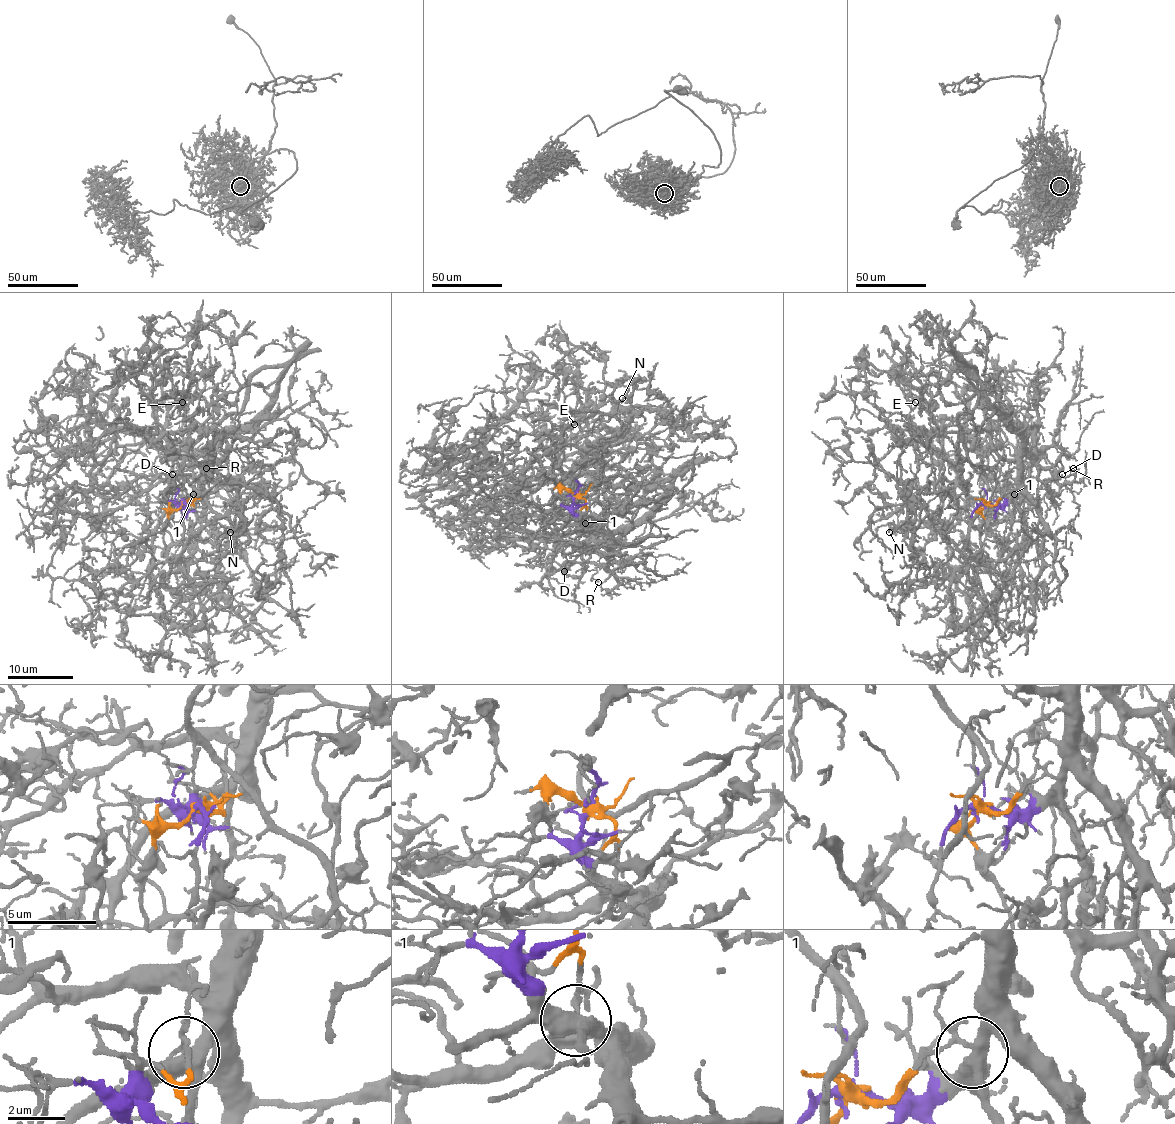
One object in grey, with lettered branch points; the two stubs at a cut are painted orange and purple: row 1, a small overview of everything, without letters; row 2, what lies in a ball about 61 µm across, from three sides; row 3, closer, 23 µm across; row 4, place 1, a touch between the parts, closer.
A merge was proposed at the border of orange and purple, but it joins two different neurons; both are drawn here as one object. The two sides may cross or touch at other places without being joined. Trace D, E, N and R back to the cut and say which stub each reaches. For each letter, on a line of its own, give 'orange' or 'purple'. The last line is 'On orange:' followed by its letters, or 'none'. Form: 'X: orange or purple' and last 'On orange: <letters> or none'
D: purple
E: orange
N: orange
R: purple
On orange: E, N

